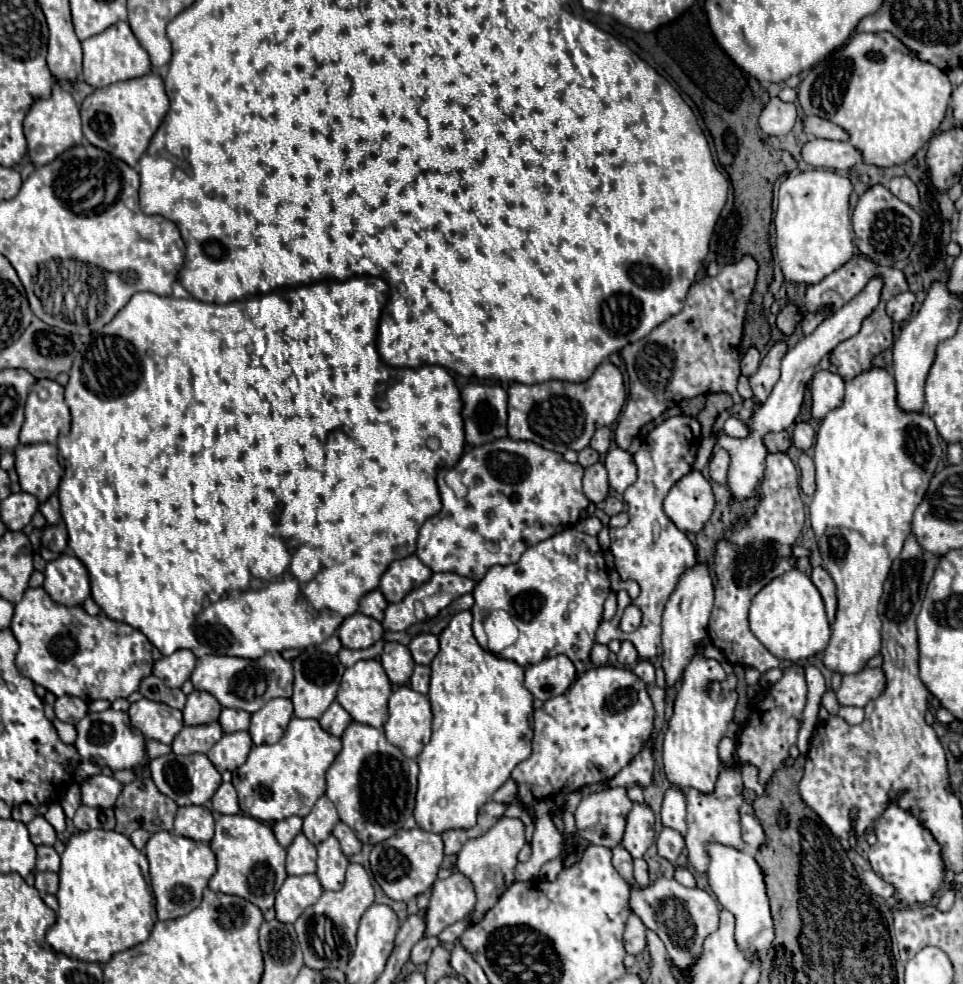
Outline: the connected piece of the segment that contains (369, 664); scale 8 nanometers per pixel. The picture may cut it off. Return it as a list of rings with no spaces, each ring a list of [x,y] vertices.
[[[360,660],[354,666],[346,668],[336,700],[342,708],[360,724],[368,724],[374,728],[382,728],[388,720],[388,698],[392,692],[392,684],[378,660]]]

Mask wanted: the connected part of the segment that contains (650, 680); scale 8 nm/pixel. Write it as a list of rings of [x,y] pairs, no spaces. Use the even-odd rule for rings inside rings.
[[[638,660],[638,664],[634,666],[634,674],[646,684],[654,684],[654,666],[648,660]]]

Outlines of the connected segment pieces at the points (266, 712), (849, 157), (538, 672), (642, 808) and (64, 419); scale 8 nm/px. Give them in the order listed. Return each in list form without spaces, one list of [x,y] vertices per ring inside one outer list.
[[[272,698],[266,702],[258,712],[252,714],[248,732],[254,744],[276,744],[292,716],[292,702],[288,698]]]
[[[810,138],[802,146],[802,158],[806,164],[814,168],[834,168],[834,170],[850,170],[856,162],[860,162],[860,152],[852,148],[850,142],[834,142],[822,138]]]
[[[566,656],[546,658],[538,664],[526,666],[524,670],[526,688],[532,692],[534,698],[542,702],[564,694],[576,676],[576,668]]]
[[[634,802],[632,810],[628,812],[626,818],[626,832],[622,838],[622,846],[634,856],[634,858],[642,858],[644,852],[650,848],[650,844],[654,842],[654,812],[650,810],[650,806],[644,802]]]
[[[40,380],[28,396],[20,444],[56,444],[60,430],[70,431],[71,416],[64,402],[64,388],[54,380]]]

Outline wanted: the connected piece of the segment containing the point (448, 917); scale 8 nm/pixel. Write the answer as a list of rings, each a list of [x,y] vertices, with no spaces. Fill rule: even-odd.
[[[454,872],[446,880],[438,880],[434,886],[428,912],[426,912],[426,936],[438,936],[446,926],[464,920],[476,904],[474,884],[462,874]],[[442,886],[456,886],[456,890],[448,890]]]

